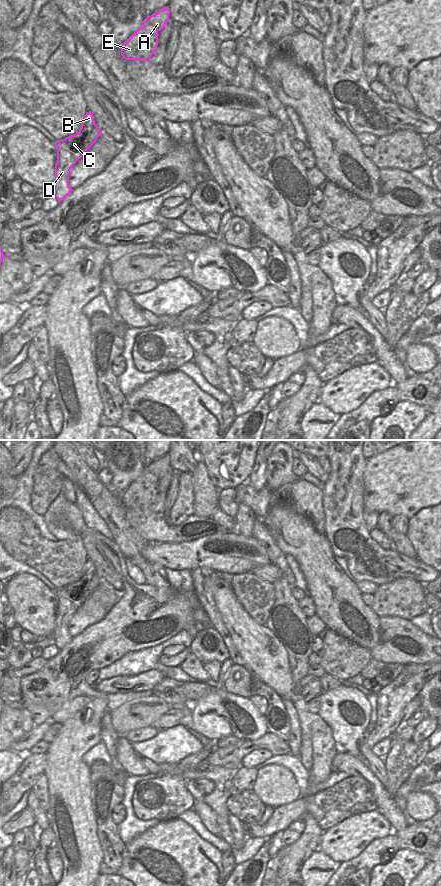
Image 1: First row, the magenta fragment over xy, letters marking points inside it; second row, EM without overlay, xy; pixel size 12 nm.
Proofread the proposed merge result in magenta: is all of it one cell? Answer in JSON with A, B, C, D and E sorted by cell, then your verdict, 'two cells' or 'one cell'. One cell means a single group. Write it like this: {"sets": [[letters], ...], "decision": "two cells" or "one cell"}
{"sets": [["A", "E"], ["B", "C", "D"]], "decision": "two cells"}

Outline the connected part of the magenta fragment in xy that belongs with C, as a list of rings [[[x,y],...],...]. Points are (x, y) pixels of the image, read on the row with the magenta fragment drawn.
[[[86,112],[80,130],[71,136],[55,142],[57,162],[55,164],[54,196],[61,202],[73,190],[69,186],[72,166],[84,155],[86,144],[95,126],[94,116]]]

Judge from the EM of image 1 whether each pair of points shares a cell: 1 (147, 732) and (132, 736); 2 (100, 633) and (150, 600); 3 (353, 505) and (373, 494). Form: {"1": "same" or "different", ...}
{"1": "same", "2": "same", "3": "different"}

